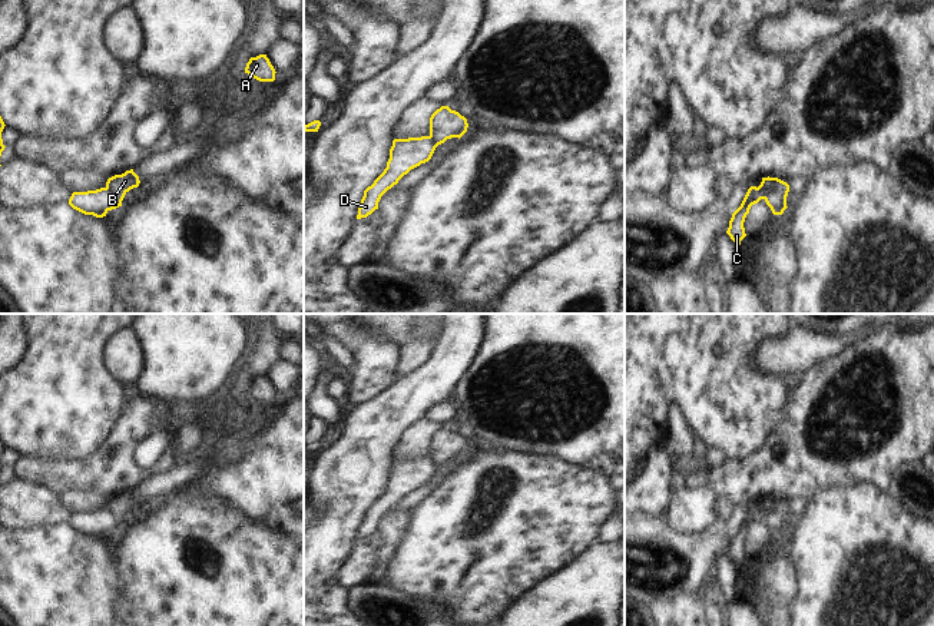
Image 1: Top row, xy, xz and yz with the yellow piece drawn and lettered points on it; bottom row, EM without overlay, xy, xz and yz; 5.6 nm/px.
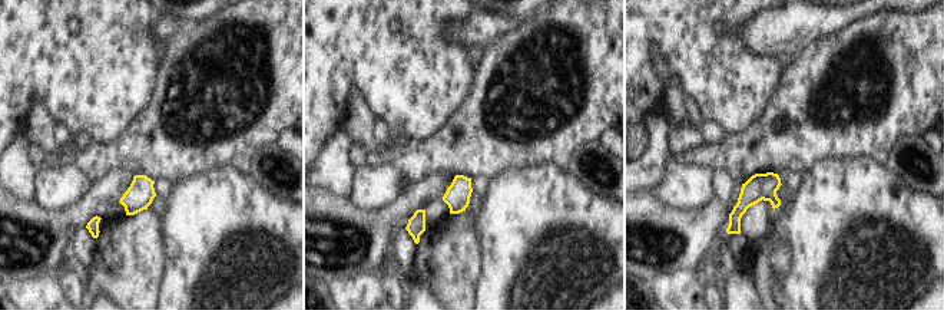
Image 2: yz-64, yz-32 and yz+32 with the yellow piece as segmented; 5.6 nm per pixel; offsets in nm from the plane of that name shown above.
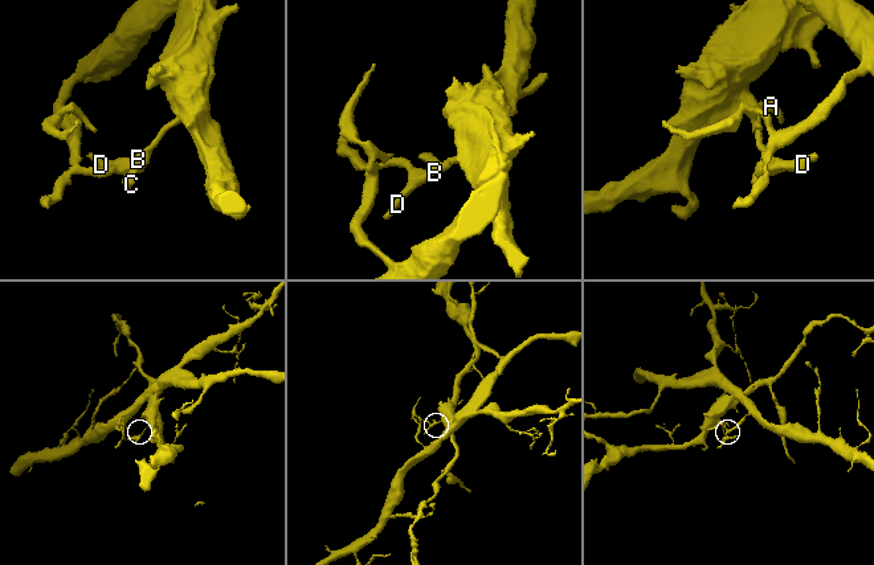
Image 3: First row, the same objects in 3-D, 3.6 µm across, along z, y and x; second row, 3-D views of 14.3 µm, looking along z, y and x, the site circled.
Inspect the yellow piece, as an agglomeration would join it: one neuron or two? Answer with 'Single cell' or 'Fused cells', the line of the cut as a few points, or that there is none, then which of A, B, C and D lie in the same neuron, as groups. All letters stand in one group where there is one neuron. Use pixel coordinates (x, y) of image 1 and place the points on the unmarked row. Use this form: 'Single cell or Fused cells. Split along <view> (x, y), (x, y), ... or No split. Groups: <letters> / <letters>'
Fused cells. Split along yz (780, 500), (778, 507), (764, 519). Groups: A B C / D.

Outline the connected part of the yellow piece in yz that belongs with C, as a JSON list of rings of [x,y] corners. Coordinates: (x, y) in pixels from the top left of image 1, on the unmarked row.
[[[762,499],[761,506],[751,507],[741,524],[741,527],[732,534],[729,541],[729,549],[726,554],[731,560],[741,566],[741,562],[746,557],[743,543],[752,526],[758,524],[761,520],[765,520],[768,516],[778,510],[779,500],[778,499]]]

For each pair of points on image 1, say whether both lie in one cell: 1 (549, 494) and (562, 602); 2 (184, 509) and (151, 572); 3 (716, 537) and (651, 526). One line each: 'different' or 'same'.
1: different
2: same
3: same

